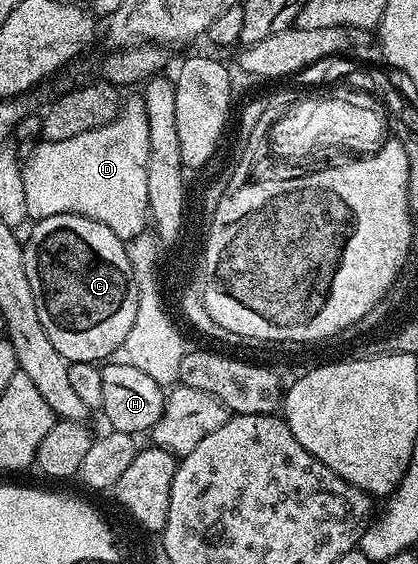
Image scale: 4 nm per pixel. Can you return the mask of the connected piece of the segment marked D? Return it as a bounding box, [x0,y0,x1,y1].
[22,96,150,239]

